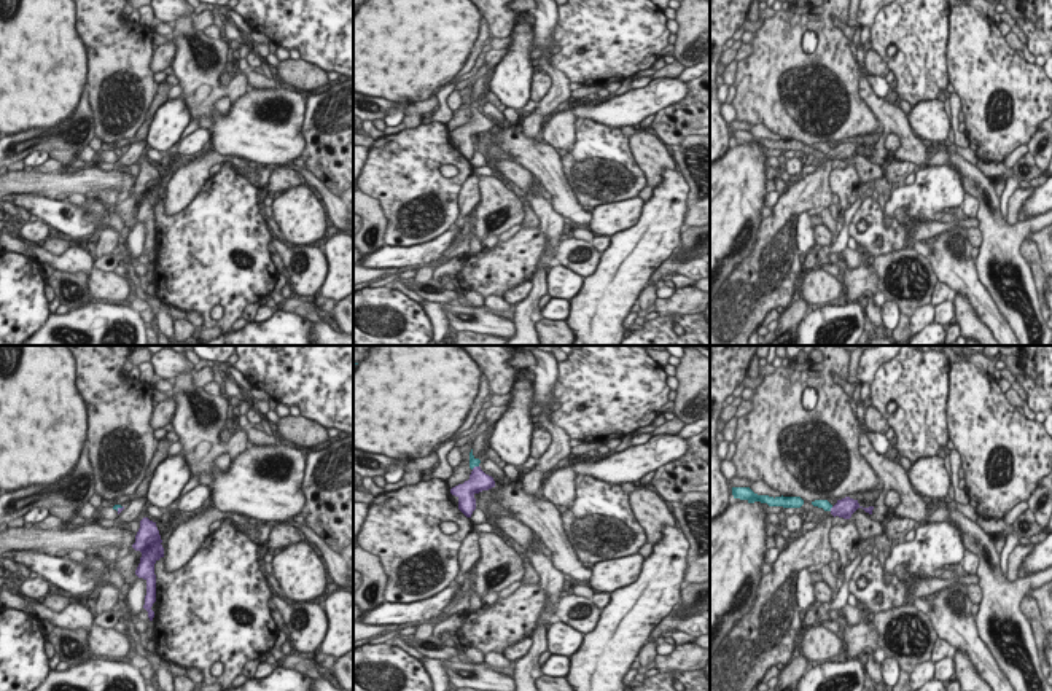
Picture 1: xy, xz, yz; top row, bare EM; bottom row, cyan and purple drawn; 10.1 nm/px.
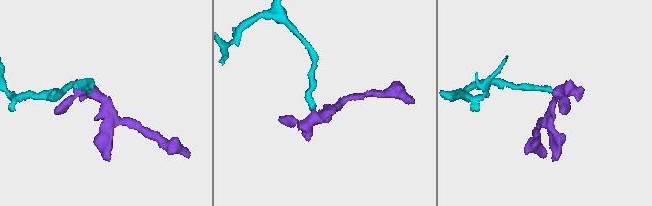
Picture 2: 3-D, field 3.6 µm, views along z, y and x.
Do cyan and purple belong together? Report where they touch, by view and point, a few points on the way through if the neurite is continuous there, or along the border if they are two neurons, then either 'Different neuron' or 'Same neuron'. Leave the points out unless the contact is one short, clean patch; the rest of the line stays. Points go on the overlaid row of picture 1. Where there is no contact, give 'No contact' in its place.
Touches cyan at yz (831, 507). Path across: yz (822, 503), (831, 507), (844, 508). Same neuron

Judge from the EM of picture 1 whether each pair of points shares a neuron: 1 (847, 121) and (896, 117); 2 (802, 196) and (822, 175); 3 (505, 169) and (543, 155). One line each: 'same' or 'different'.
1: different
2: same
3: different

